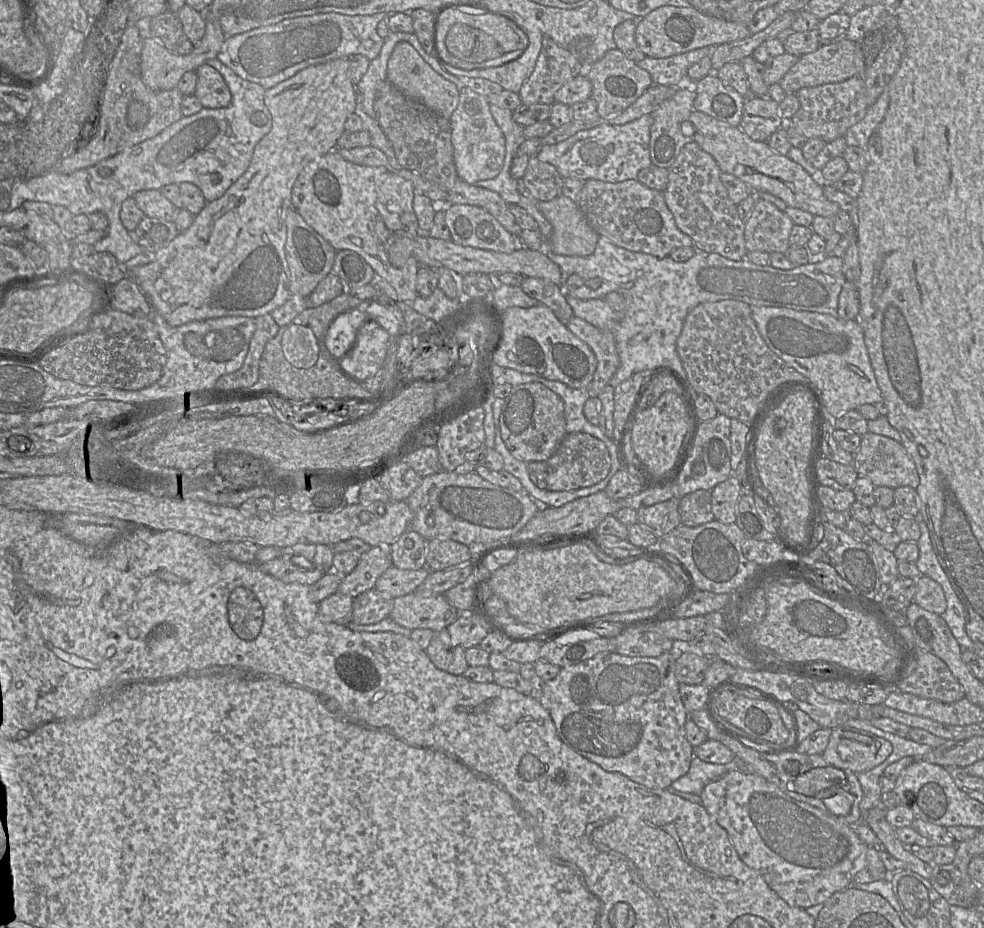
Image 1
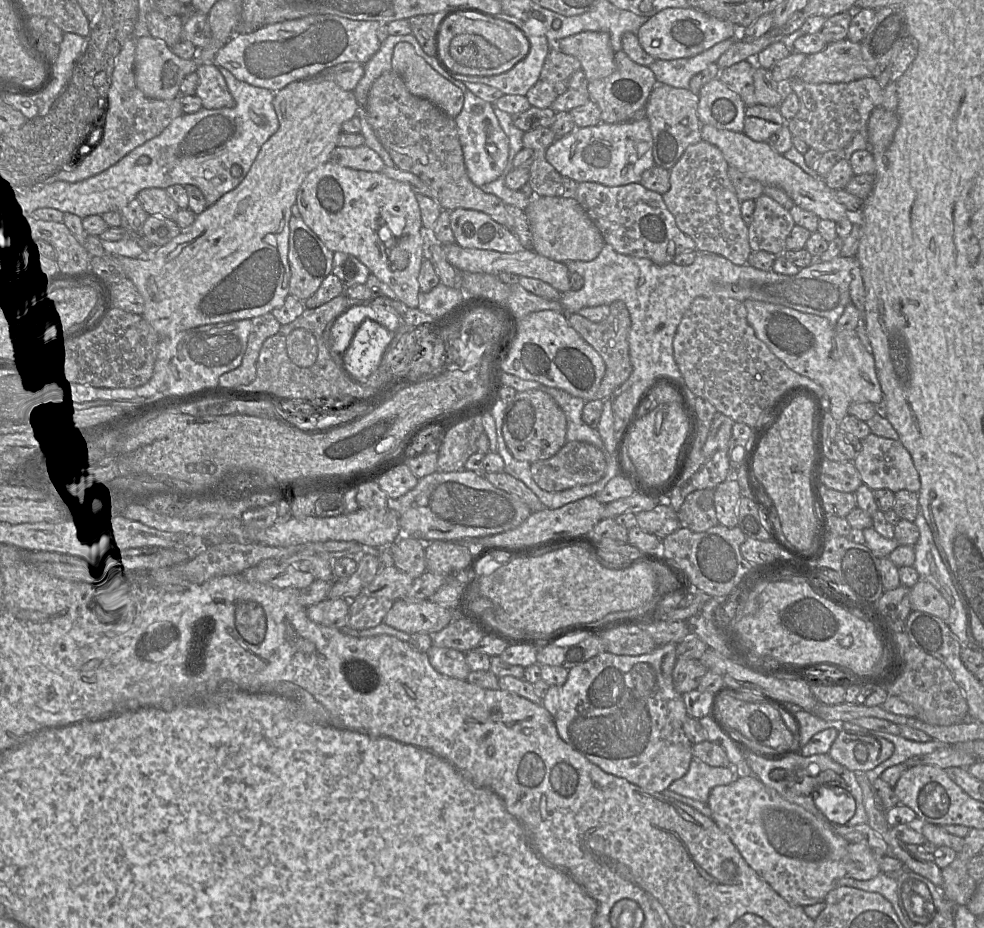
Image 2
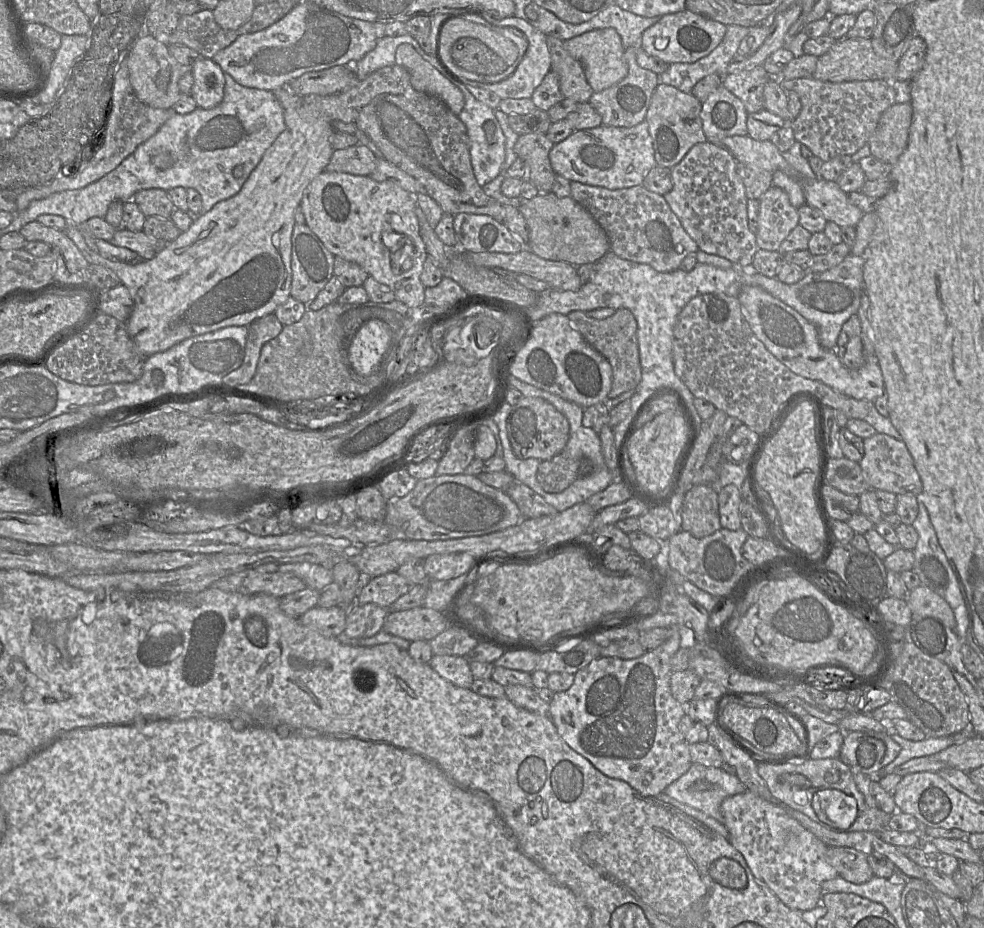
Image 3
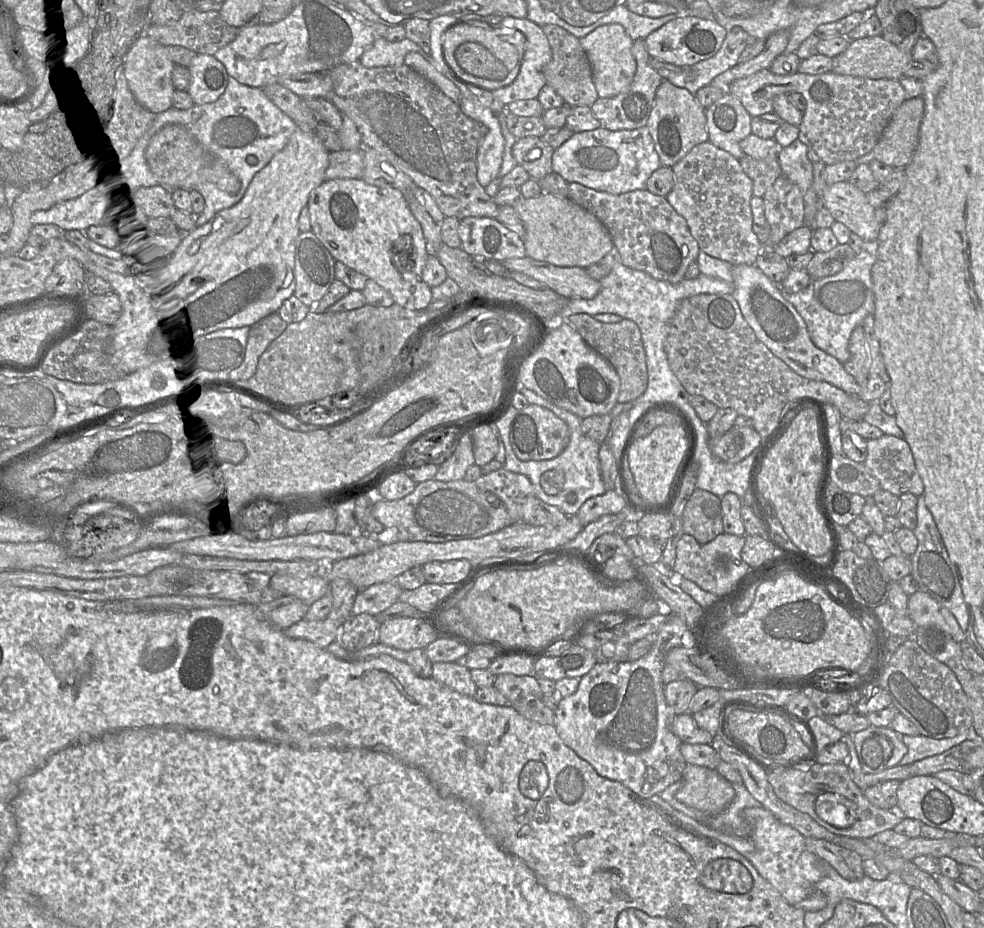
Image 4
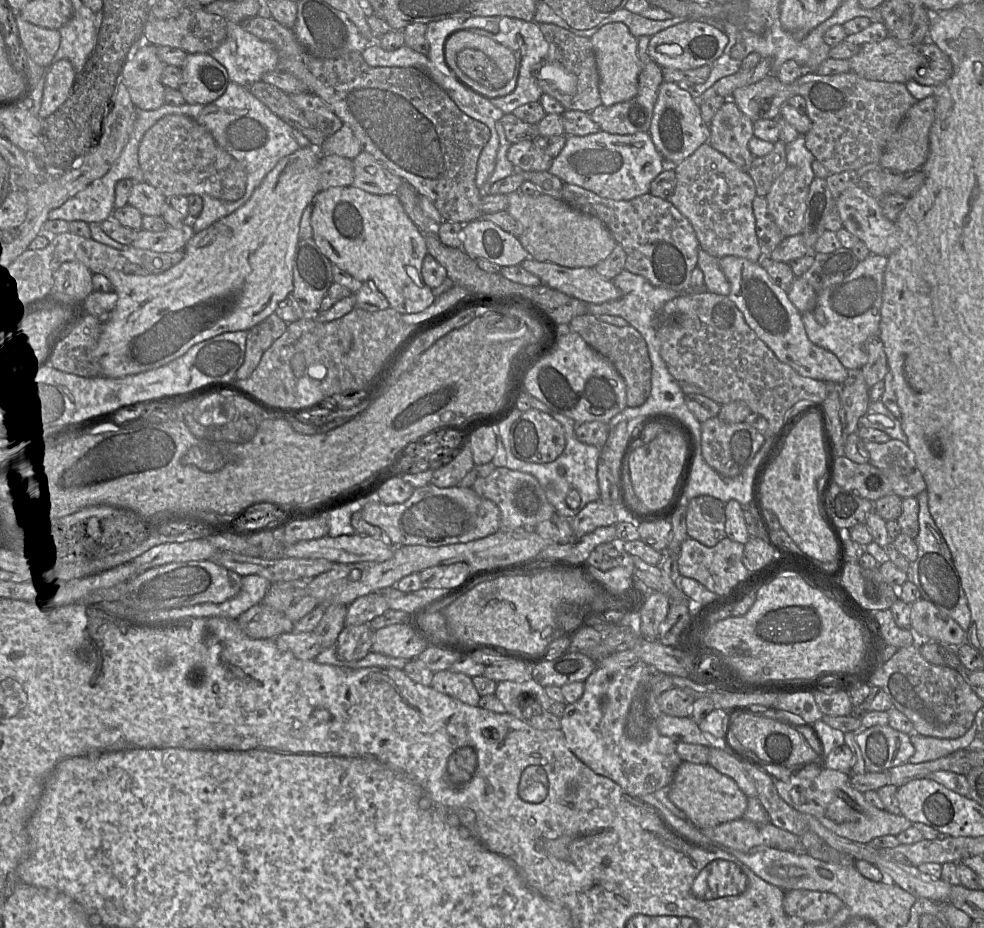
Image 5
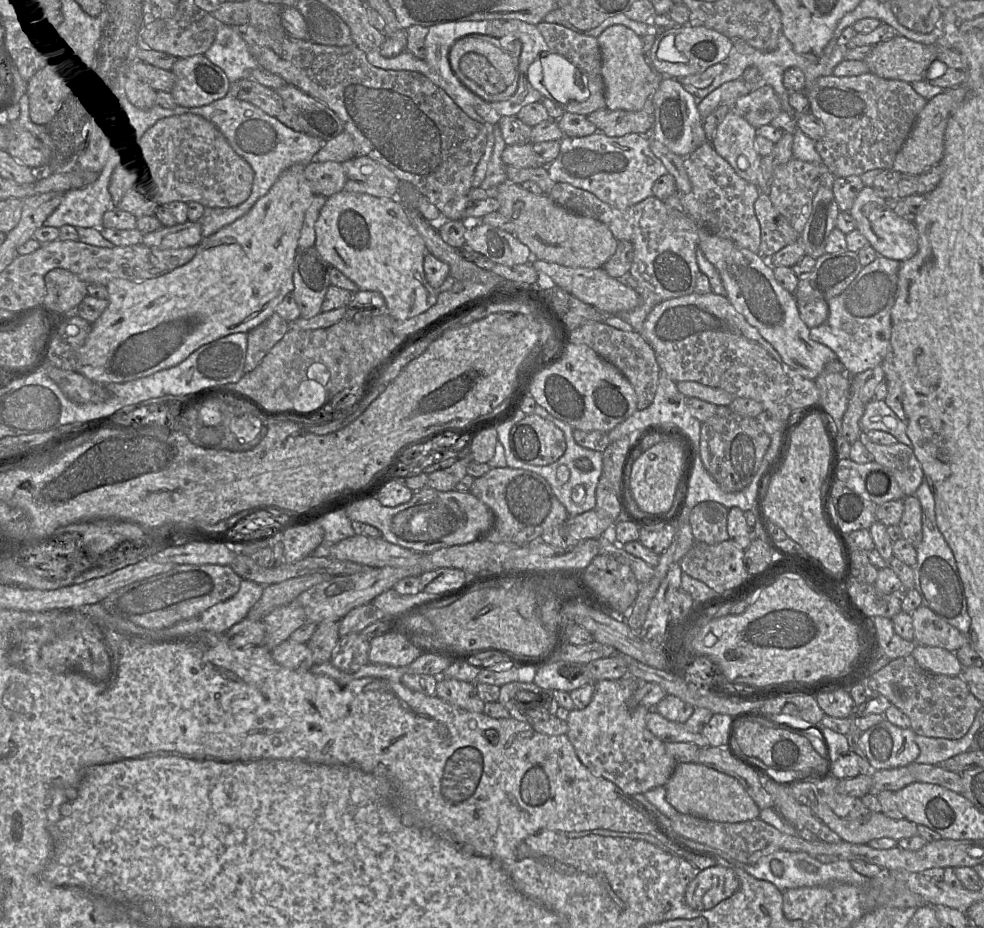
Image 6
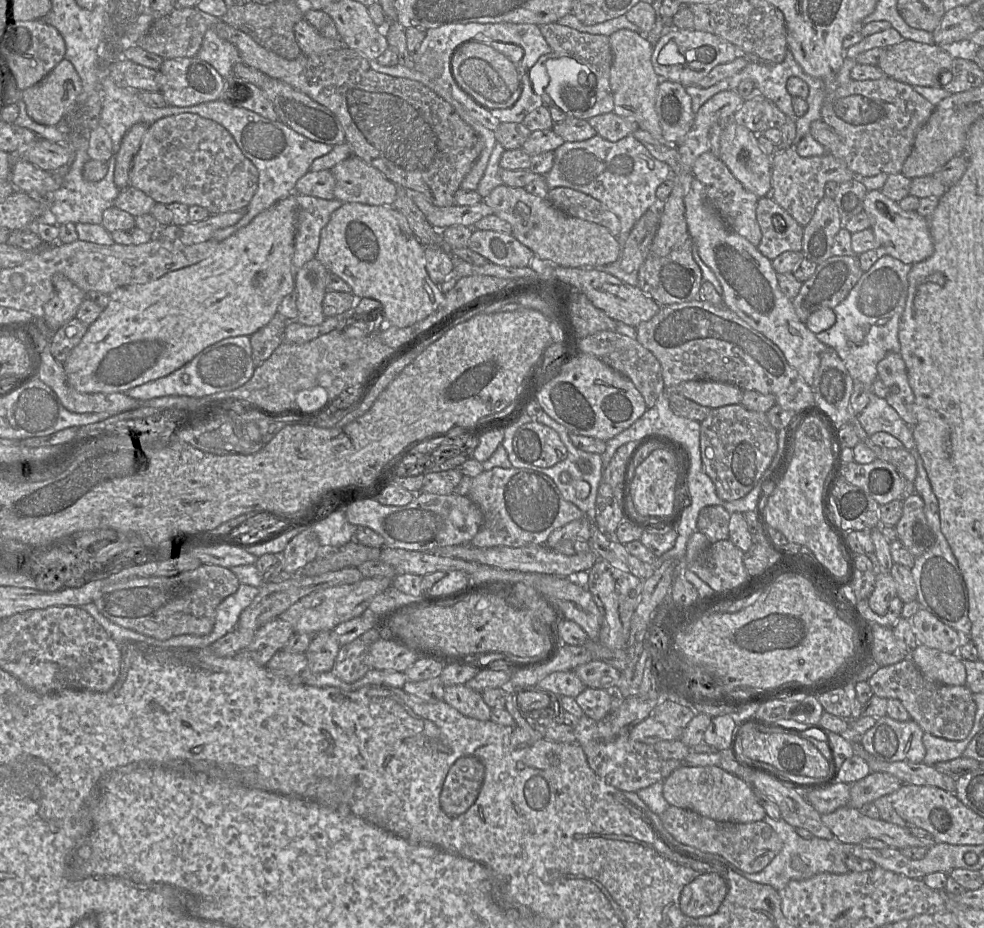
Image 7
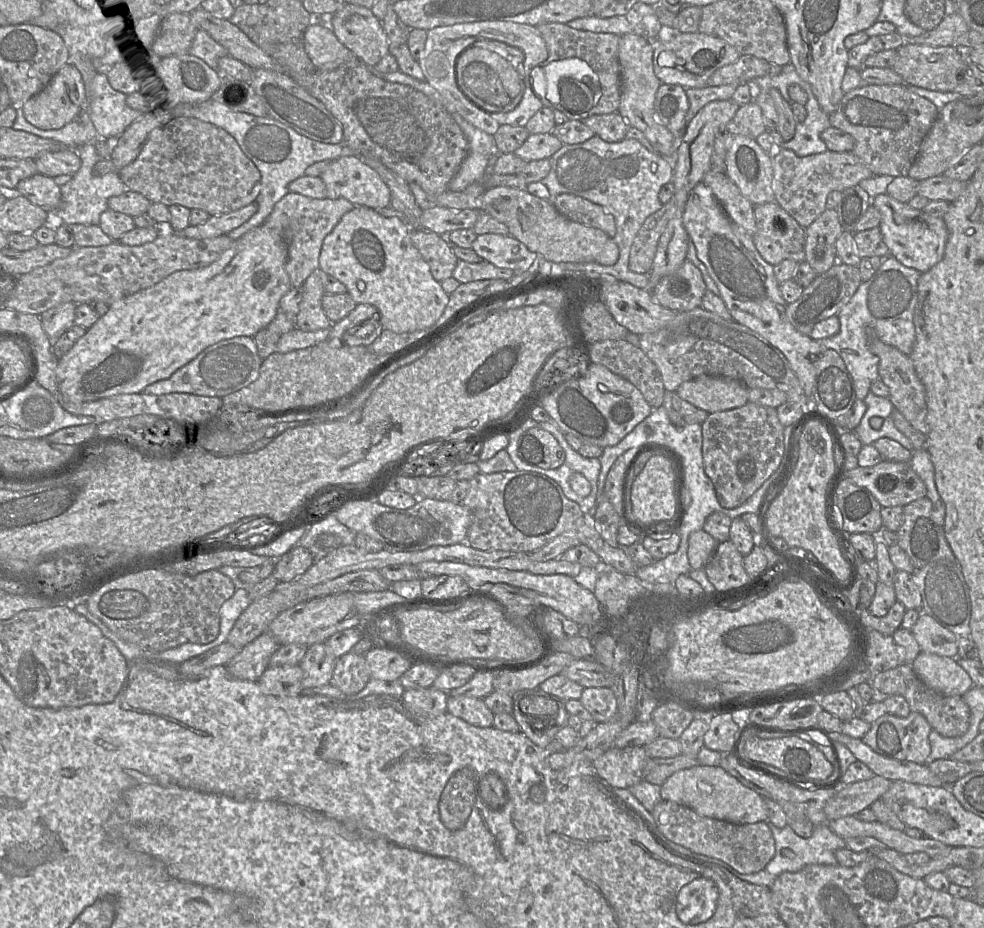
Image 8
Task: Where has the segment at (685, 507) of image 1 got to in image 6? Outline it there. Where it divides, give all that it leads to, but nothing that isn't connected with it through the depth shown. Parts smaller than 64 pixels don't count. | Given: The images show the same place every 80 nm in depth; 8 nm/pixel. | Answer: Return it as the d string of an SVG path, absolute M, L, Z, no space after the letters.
M715 501L698 503L691 511L689 522L696 542L708 545L729 540L727 520L729 509Z

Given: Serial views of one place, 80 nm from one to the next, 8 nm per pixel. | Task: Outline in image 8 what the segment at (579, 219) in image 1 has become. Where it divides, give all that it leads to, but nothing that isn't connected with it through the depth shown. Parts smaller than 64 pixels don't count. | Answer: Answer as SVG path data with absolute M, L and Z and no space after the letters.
M508 186L487 188L479 198L479 209L505 224L510 236L522 242L530 251L541 254L547 261L596 262L610 266L619 259L619 248L613 238L600 229L566 218L550 201L530 194L527 189Z

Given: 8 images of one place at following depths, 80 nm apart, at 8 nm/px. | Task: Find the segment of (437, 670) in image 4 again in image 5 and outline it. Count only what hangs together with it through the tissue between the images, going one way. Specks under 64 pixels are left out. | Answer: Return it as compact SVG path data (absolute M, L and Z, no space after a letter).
M449 669L435 672L432 687L438 692L453 697L470 706L478 706L480 695L472 678L463 673L452 672Z

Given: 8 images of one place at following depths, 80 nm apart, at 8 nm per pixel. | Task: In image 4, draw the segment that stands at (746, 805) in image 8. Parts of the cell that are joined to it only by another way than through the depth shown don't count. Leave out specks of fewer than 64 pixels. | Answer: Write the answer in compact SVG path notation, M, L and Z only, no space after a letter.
M687 764L682 775L682 786L676 798L707 816L721 813L734 799L732 783L716 769Z

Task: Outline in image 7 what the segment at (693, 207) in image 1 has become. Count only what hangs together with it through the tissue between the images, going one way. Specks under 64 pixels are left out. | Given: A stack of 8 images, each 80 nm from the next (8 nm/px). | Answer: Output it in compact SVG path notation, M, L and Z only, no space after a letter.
M709 150L701 154L692 167L694 177L700 181L705 188L706 200L725 224L735 233L748 240L757 247L761 241L761 229L756 219L756 206L759 198L749 192L733 176L725 163Z

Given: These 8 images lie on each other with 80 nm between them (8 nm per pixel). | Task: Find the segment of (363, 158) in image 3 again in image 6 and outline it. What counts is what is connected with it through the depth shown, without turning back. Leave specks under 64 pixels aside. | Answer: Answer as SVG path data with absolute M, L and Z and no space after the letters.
M311 162L305 167L304 175L313 194L326 198L342 191L346 183L345 172L338 162Z

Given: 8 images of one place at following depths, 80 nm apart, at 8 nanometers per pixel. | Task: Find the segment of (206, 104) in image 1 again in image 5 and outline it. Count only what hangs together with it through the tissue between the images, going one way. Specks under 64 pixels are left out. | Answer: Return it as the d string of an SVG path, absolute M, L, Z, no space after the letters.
M209 53L188 54L181 66L182 82L178 90L187 104L208 104L222 96L230 82L226 68Z

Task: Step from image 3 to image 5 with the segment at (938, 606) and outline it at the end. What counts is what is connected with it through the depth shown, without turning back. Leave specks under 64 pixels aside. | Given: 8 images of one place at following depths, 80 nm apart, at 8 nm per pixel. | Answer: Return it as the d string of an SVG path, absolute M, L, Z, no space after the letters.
M922 598L911 604L911 628L920 635L922 644L935 642L939 645L968 644L967 631L931 602Z

